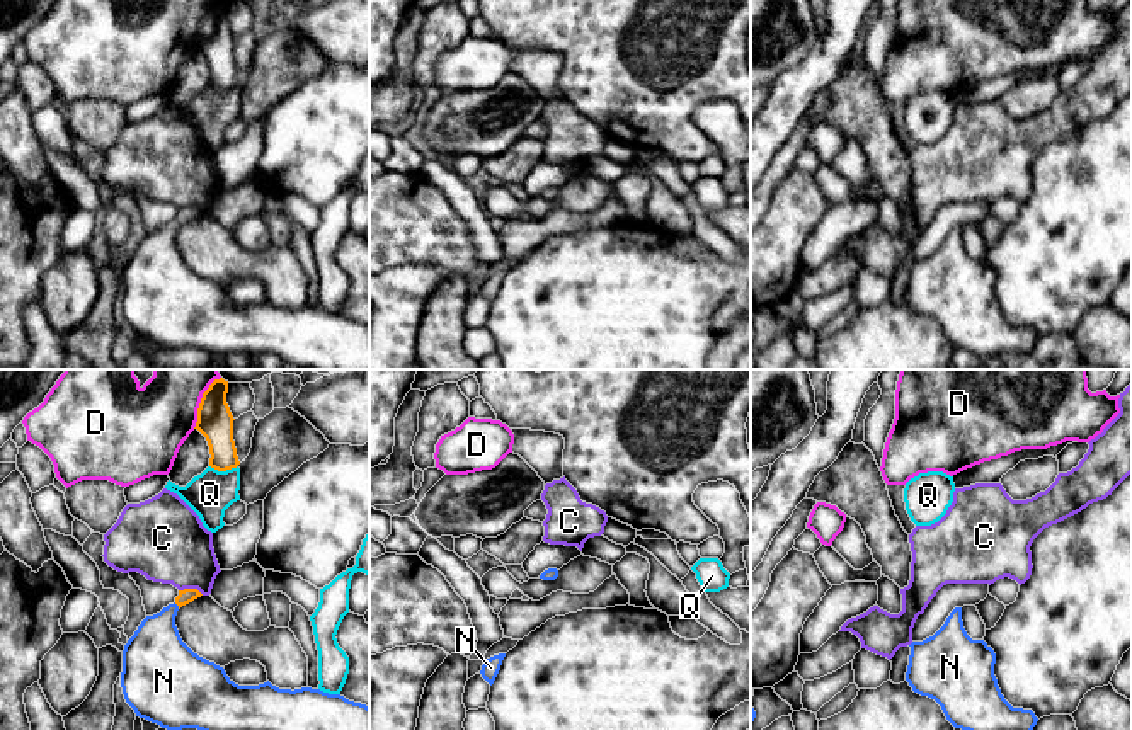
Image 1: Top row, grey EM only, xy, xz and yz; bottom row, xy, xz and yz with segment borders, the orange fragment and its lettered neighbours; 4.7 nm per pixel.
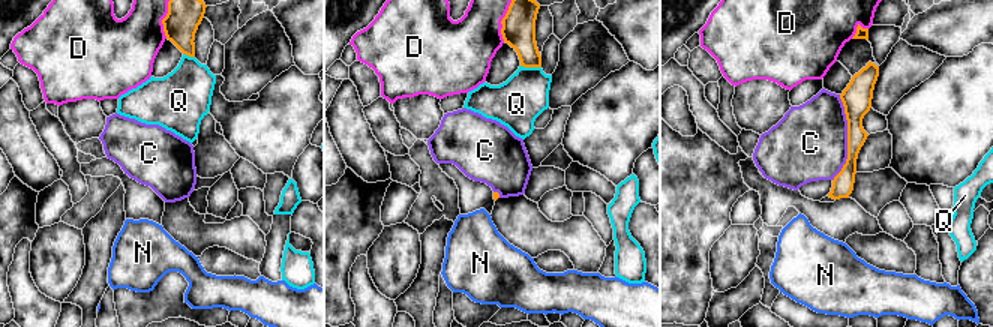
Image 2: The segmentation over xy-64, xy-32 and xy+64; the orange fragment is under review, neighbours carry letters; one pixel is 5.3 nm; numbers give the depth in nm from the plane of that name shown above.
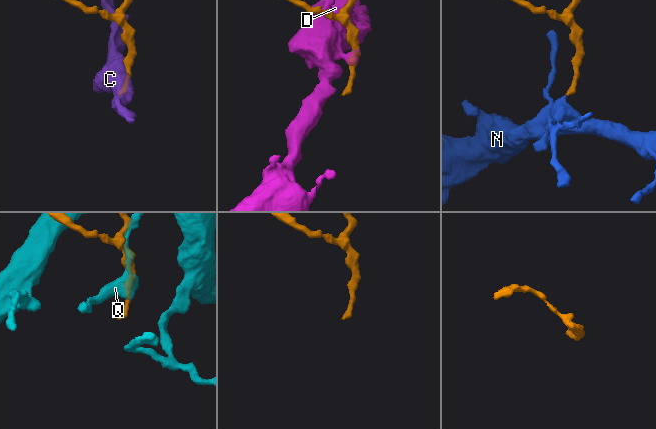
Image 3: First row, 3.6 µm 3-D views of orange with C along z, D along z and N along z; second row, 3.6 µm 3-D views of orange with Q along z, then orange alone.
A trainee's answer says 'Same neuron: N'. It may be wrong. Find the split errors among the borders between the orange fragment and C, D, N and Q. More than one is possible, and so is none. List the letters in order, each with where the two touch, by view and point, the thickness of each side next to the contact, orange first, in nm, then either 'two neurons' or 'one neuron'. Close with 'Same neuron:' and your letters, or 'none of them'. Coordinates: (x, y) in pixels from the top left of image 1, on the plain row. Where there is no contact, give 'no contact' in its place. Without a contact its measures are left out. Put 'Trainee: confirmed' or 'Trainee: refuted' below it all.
C: xy (191, 208) | 70/380 nm | two neurons
D: xy (200, 24) | 170/360 nm | two neurons
N: xy (177, 223) | 70/280 nm | one neuron
Q: xy (223, 89) | 170/220 nm | two neurons
Same neuron: N
Trainee: confirmed

